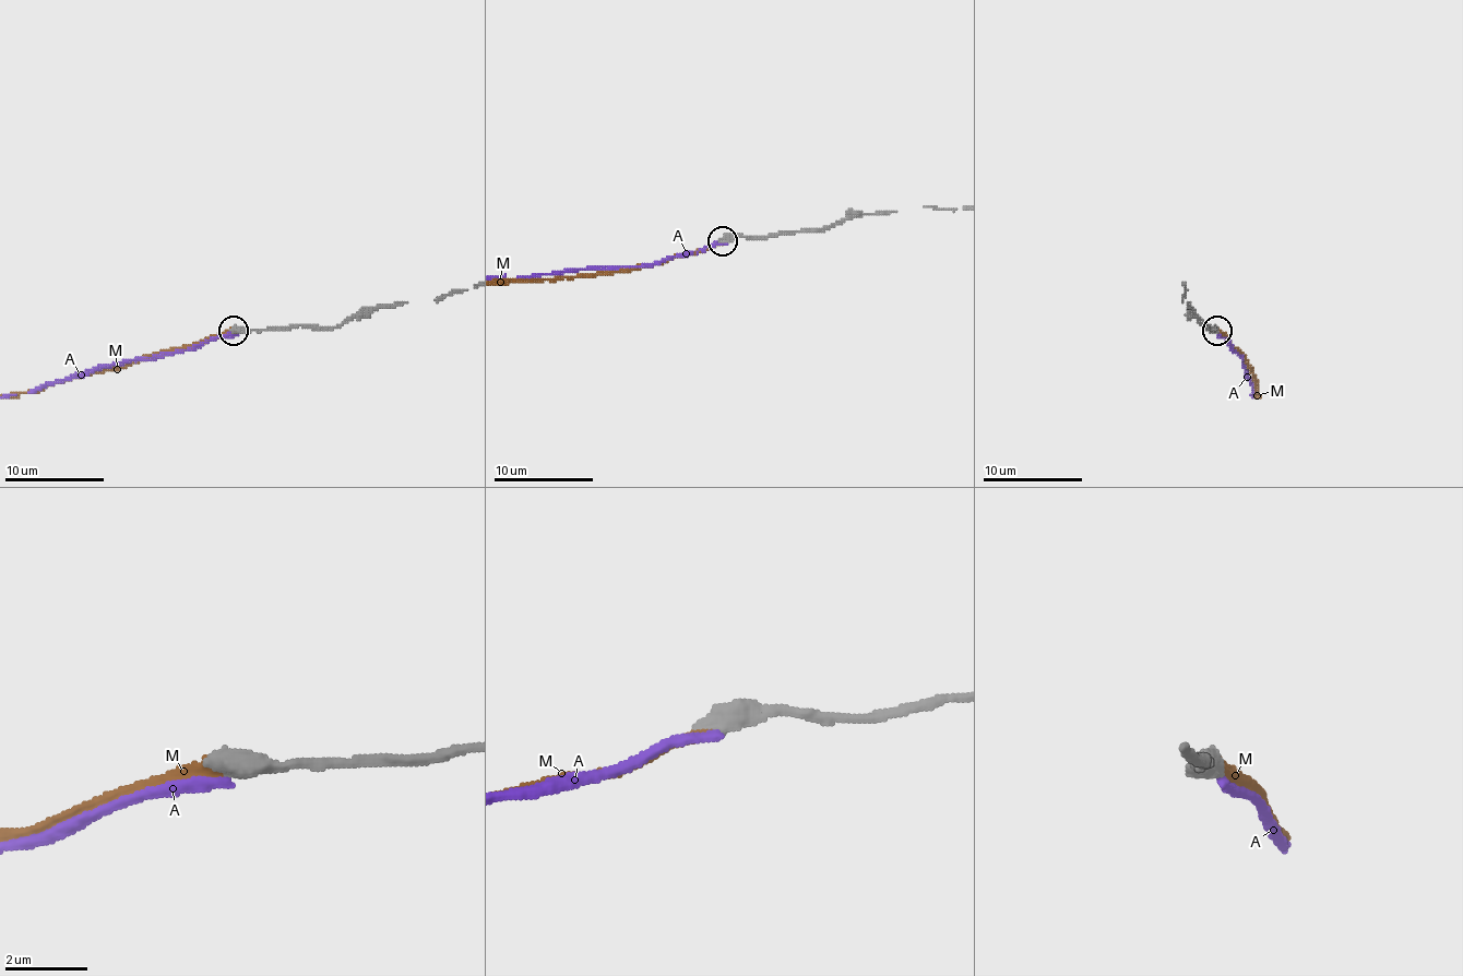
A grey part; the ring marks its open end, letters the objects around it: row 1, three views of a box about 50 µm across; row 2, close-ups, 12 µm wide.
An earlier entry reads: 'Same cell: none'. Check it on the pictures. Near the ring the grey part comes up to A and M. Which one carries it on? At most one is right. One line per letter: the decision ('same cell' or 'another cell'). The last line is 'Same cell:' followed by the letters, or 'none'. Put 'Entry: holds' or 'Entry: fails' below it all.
A: another cell
M: same cell
Same cell: M
Entry: fails

